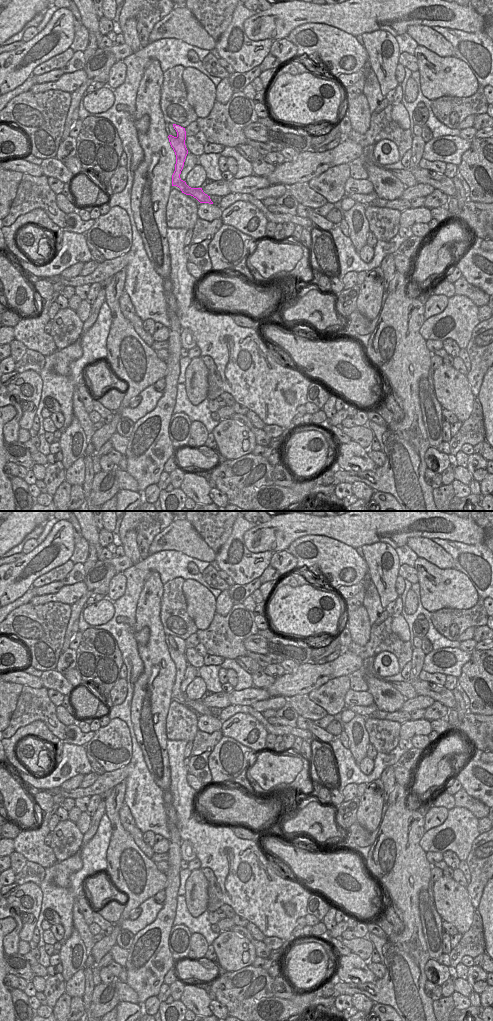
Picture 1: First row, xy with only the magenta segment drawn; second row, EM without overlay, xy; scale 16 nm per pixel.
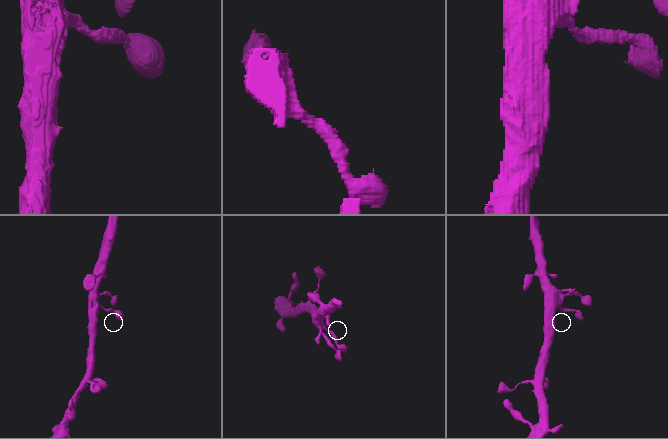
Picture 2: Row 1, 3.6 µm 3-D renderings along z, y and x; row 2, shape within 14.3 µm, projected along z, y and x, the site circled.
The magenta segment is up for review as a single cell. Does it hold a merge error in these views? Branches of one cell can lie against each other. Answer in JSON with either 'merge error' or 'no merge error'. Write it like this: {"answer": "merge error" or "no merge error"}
{"answer": "no merge error"}

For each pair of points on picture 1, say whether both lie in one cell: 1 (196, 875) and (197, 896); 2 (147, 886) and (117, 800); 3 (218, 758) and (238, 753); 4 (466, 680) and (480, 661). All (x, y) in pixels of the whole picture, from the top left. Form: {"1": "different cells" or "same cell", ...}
{"1": "same cell", "2": "same cell", "3": "same cell", "4": "same cell"}

